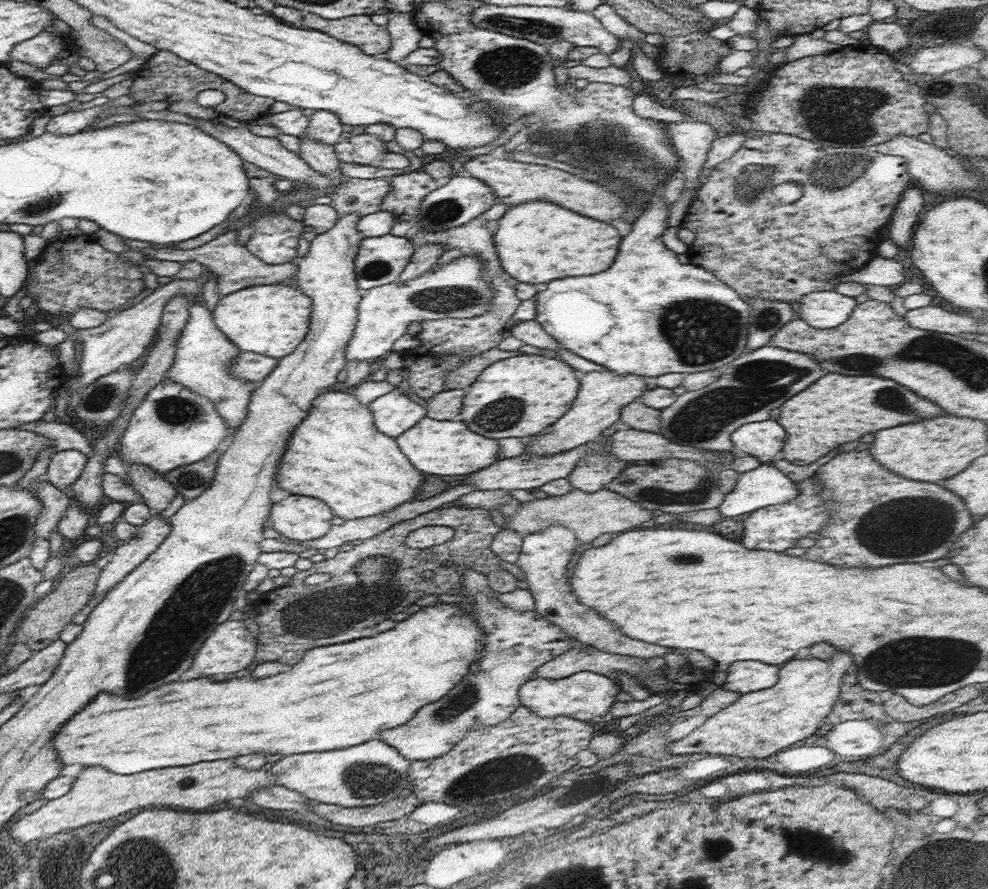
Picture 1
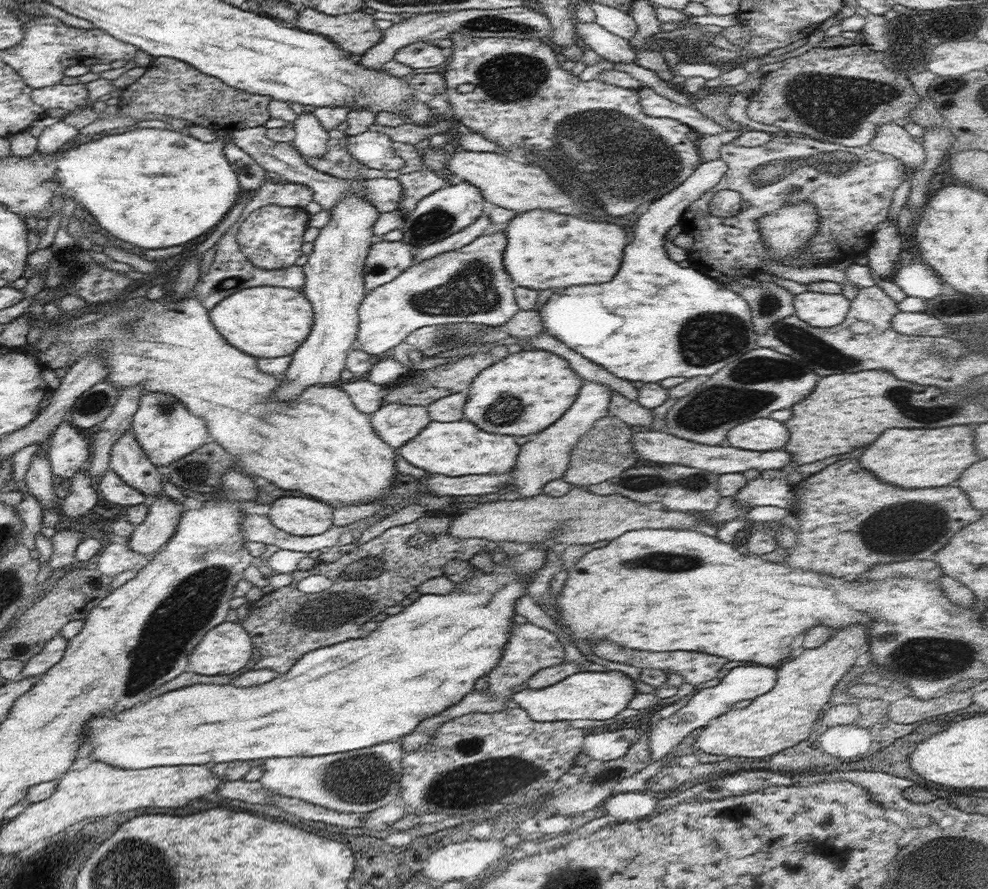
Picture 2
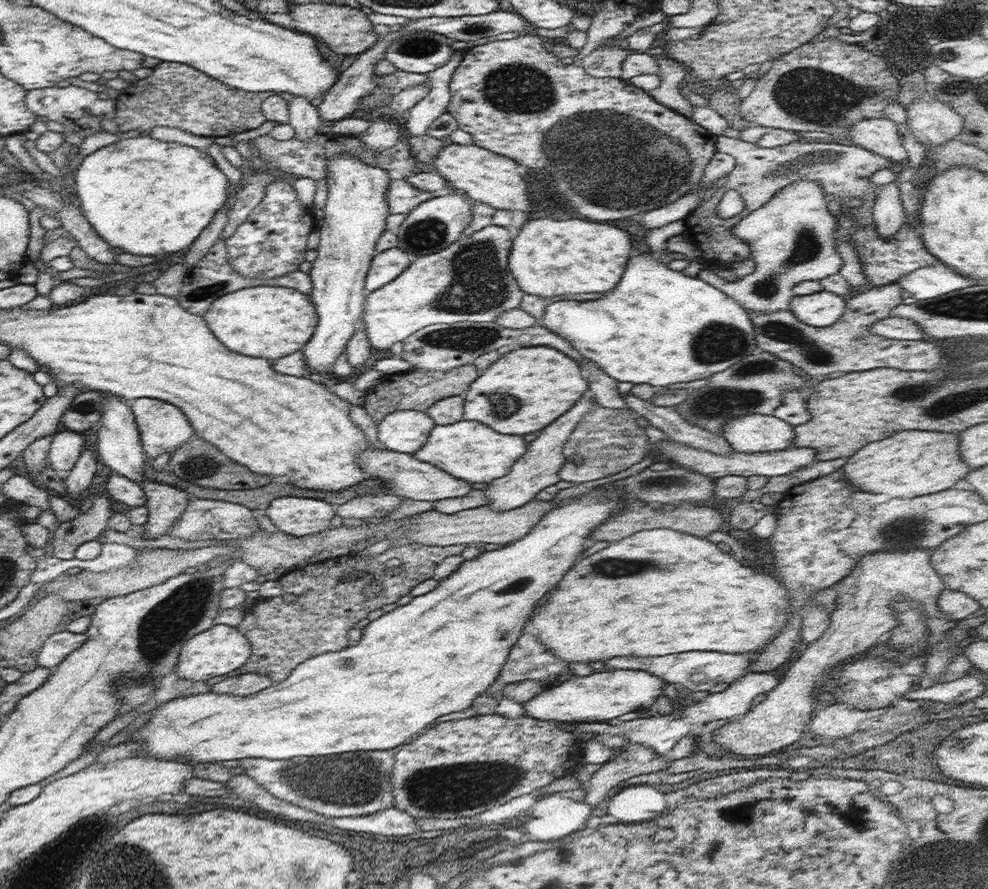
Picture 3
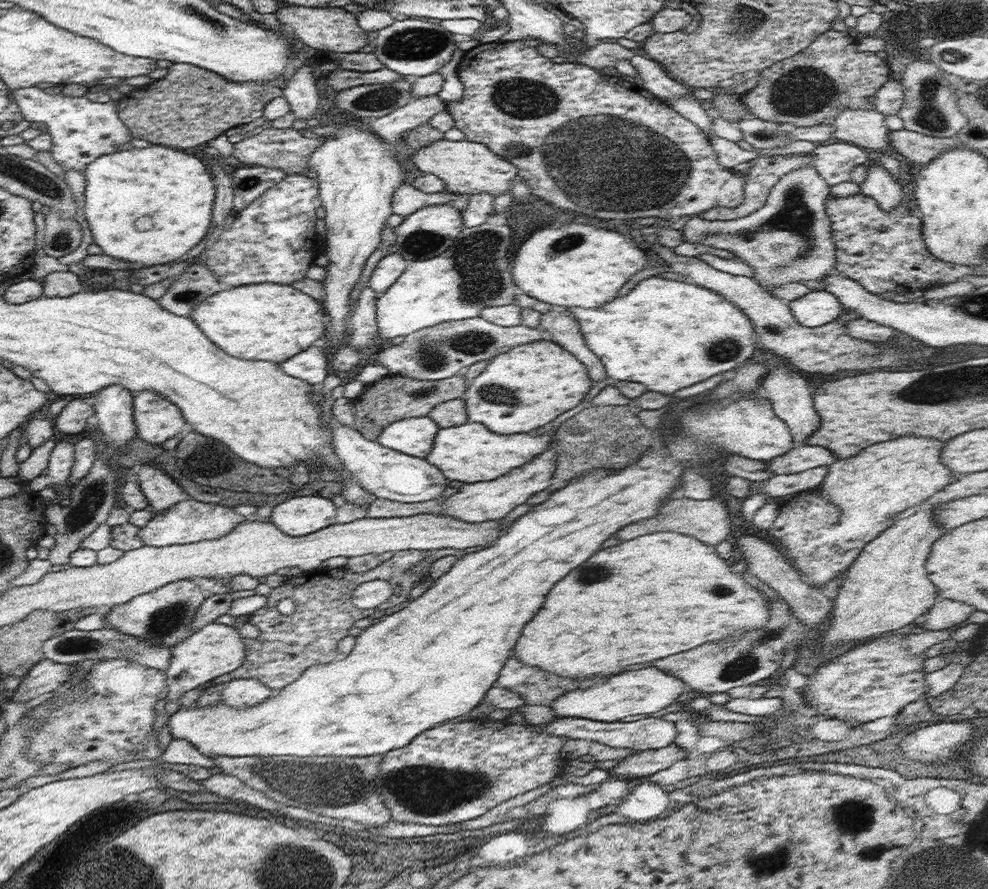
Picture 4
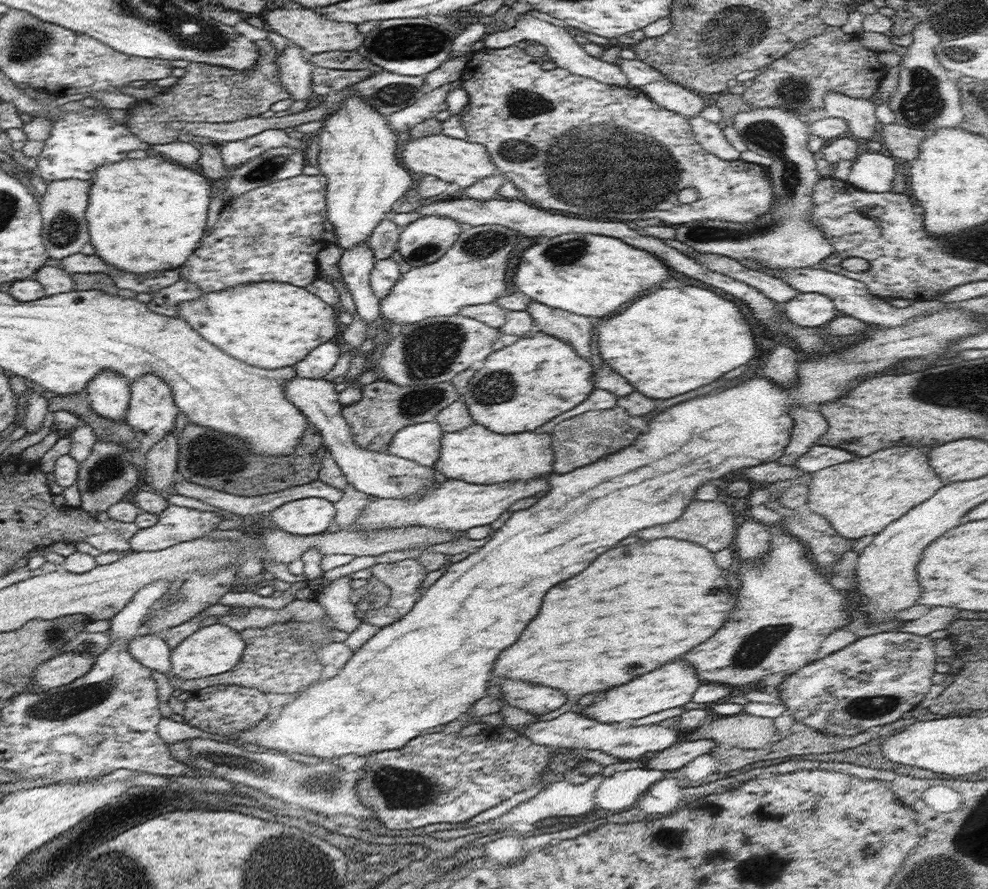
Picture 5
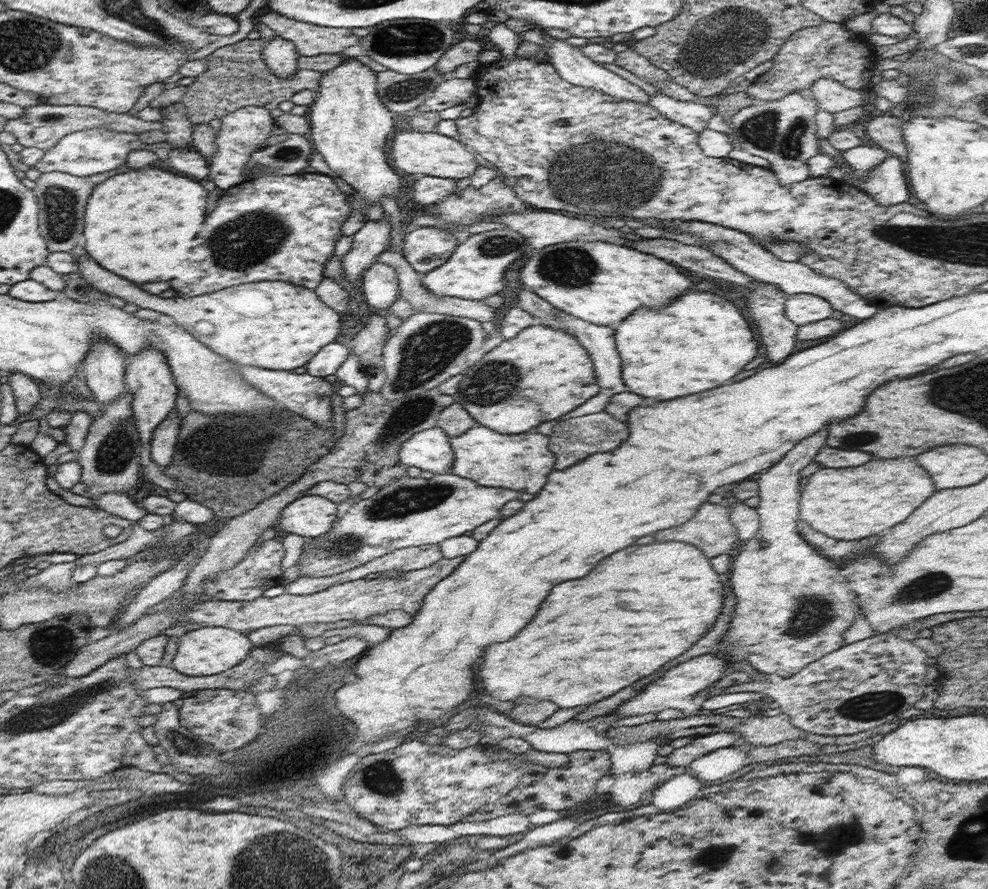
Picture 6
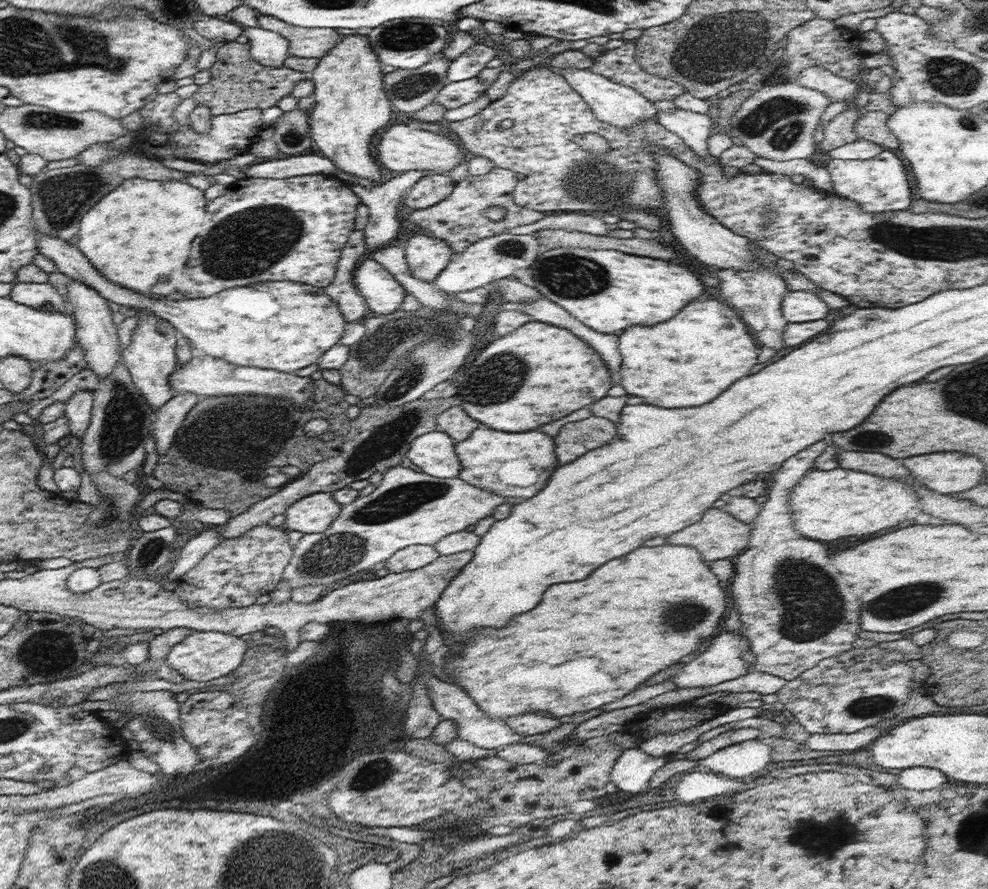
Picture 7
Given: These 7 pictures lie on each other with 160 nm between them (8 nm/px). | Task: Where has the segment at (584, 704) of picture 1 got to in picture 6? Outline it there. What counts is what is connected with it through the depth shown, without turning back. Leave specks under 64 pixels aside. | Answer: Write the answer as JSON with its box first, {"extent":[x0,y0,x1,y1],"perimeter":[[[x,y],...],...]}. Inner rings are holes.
{"extent":[614,654,730,718],"perimeter":[[[714,654],[700,655],[670,668],[659,679],[649,683],[645,689],[639,692],[632,699],[620,705],[614,713],[619,714],[619,718],[627,716],[638,716],[639,714],[648,714],[648,712],[658,713],[665,708],[678,709],[682,712],[682,717],[701,714],[703,709],[696,696],[698,692],[708,688],[718,679],[722,678],[730,667],[729,662],[721,656]]]}

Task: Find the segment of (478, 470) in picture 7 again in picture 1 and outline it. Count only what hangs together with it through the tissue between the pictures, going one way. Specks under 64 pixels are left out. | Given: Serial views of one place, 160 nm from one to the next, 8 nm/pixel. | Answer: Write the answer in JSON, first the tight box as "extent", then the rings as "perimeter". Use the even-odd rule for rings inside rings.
{"extent":[396,416,500,477],"perimeter":[[[425,416],[398,436],[396,443],[418,471],[440,477],[470,475],[500,460],[498,441],[478,436],[466,426],[464,421],[434,420]]]}

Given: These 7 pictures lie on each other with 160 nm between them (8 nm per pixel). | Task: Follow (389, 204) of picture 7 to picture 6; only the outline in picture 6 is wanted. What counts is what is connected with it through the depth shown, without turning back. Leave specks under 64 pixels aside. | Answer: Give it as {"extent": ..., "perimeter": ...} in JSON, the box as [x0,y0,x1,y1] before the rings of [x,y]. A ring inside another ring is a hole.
{"extent":[341,215,390,281],"perimeter":[[[384,215],[381,220],[370,221],[353,236],[352,248],[341,257],[343,272],[348,281],[362,278],[364,271],[374,264],[380,255],[389,249],[390,217]]]}

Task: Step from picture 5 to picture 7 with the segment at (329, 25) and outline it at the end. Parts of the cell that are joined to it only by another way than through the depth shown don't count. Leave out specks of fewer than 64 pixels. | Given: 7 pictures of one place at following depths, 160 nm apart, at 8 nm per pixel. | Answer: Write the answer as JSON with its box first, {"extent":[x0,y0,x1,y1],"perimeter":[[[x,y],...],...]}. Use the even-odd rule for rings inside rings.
{"extent":[258,14,344,59],"perimeter":[[[260,14],[258,24],[261,28],[278,32],[288,40],[288,53],[300,58],[321,59],[336,44],[344,40],[344,36],[338,34],[332,28],[303,28],[295,27],[274,16]]]}

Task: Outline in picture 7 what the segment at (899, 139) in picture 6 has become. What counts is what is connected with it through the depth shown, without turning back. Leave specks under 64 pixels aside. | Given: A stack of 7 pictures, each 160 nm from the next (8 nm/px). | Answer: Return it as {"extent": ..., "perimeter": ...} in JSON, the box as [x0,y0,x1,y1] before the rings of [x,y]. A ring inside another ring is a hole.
{"extent":[854,111,899,149],"perimeter":[[[867,111],[854,125],[858,139],[871,140],[886,149],[899,148],[898,137],[888,128],[890,113]]]}

